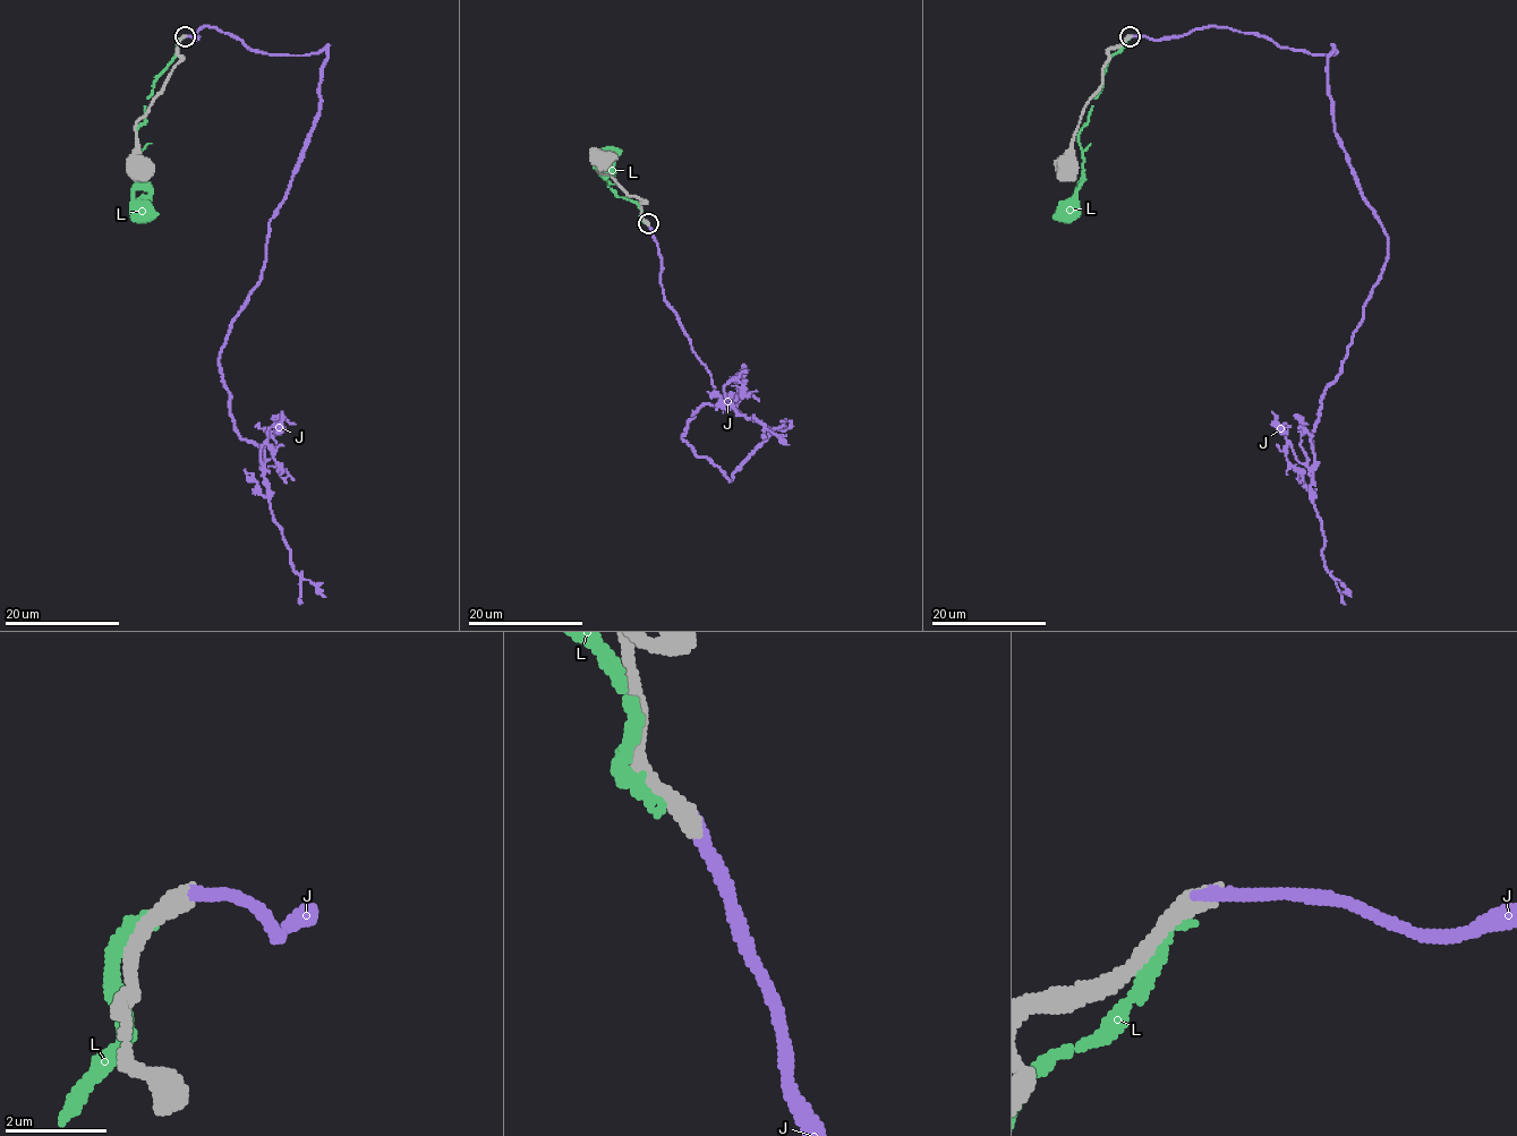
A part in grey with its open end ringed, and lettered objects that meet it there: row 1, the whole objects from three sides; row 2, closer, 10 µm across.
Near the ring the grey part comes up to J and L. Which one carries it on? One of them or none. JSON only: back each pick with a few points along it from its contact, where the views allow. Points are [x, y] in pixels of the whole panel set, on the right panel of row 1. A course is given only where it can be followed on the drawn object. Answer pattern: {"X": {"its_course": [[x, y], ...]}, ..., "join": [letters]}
{"J": {"its_course": [[1131, 36], [1220, 26], [1335, 49], [1338, 142], [1387, 237], [1311, 438], [1323, 565], [1351, 597]]}, "join": ["J"]}

